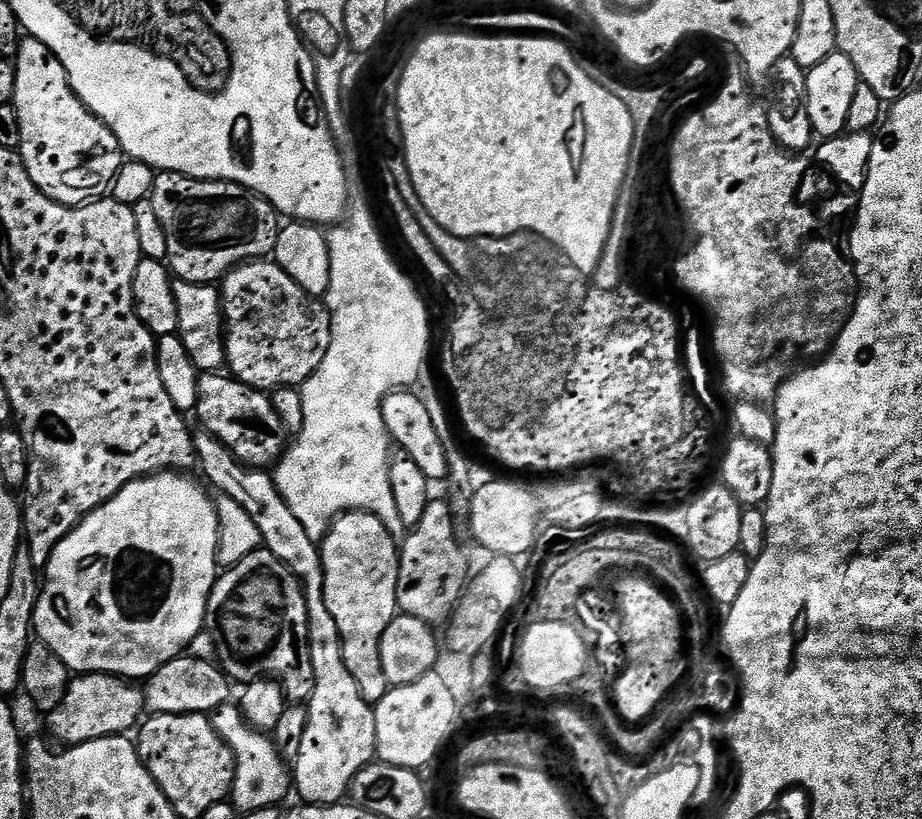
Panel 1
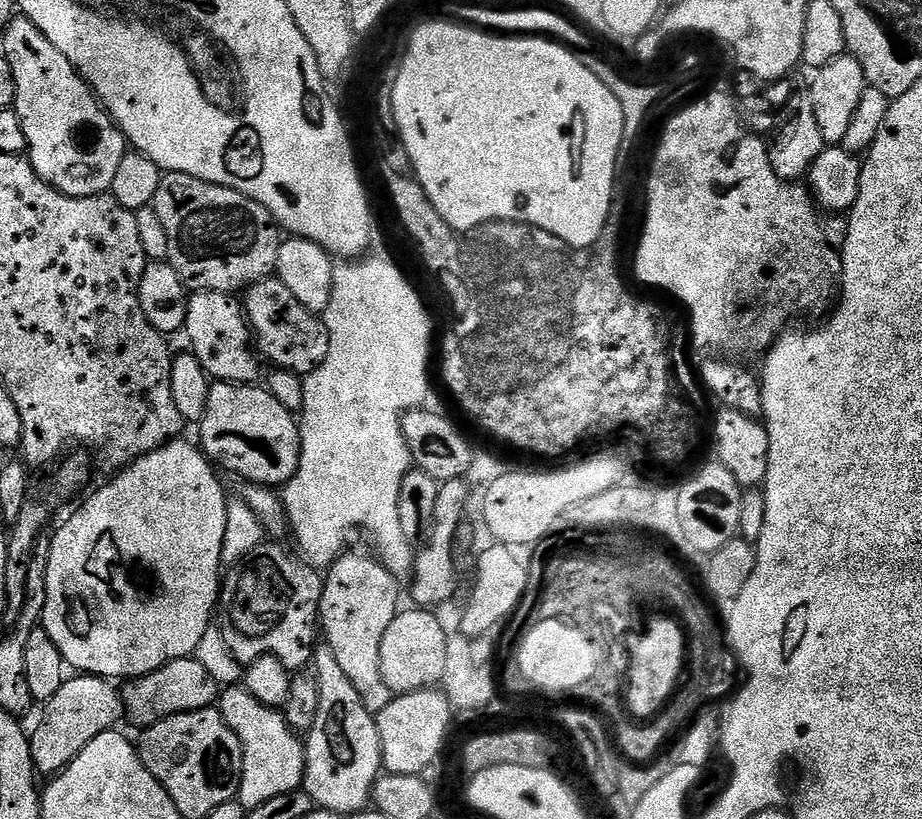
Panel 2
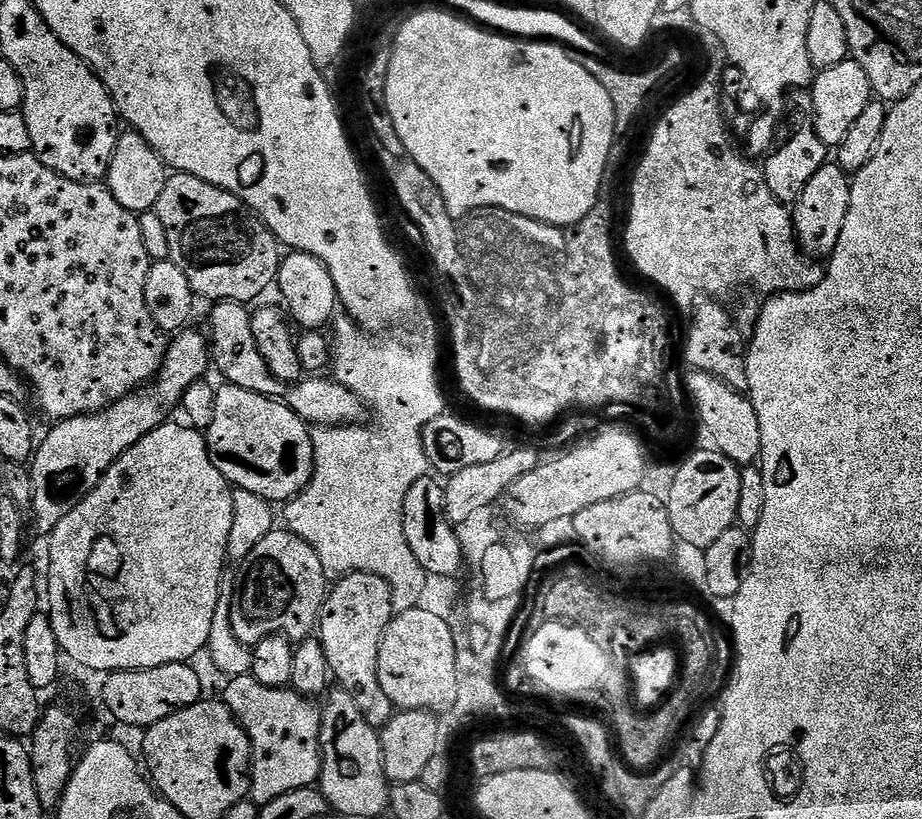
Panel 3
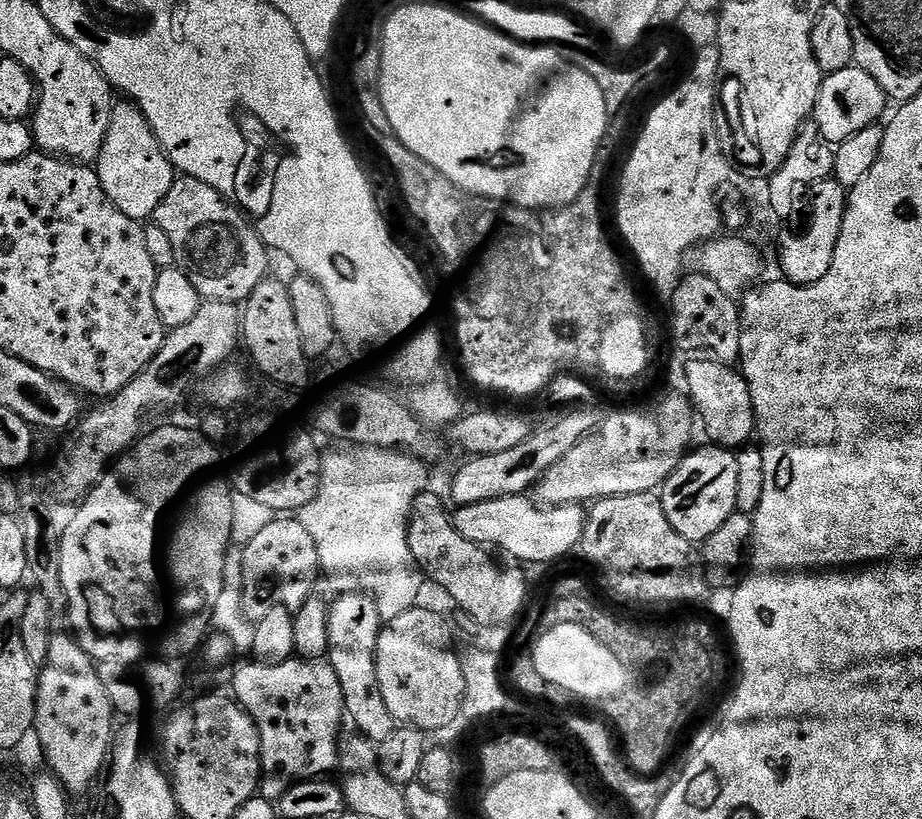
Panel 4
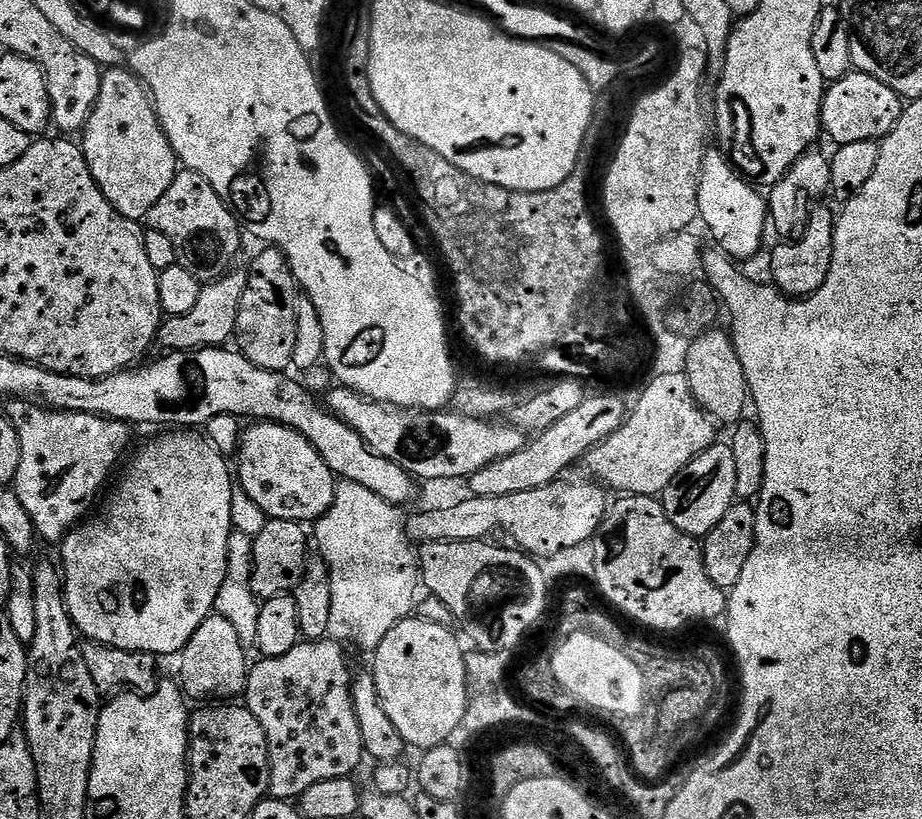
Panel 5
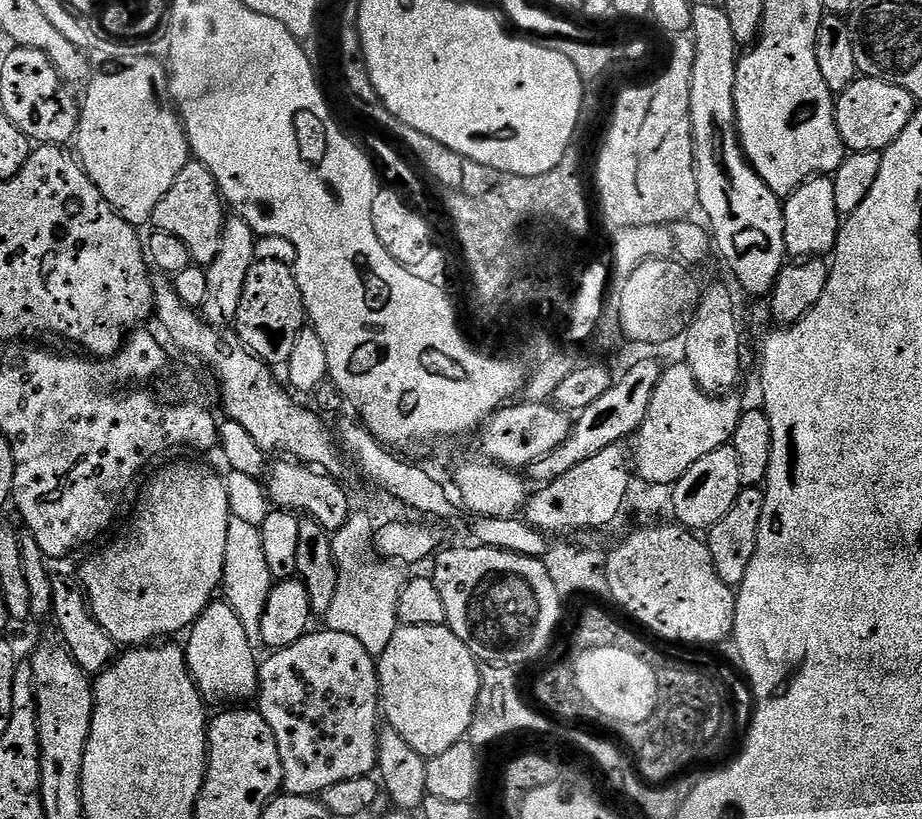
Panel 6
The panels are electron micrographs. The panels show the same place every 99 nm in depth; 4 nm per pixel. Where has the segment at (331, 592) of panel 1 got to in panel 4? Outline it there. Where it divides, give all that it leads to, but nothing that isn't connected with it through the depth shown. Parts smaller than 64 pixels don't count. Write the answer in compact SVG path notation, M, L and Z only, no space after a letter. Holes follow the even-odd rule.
M345 592L337 595L328 609L330 618L330 646L326 662L338 674L338 686L342 686L344 711L349 721L356 723L355 731L379 746L394 734L398 721L386 707L382 698L382 686L378 686L376 651L382 621L378 606L365 592Z

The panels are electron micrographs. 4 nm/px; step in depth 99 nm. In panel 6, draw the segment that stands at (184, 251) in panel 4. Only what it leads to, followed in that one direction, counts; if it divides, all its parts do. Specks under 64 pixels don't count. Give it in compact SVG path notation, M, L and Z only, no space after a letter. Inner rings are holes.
M190 162L182 166L182 174L174 181L174 186L166 190L166 198L154 206L151 223L159 231L174 234L174 238L182 238L186 242L186 250L190 250L193 265L206 266L218 258L218 246L222 242L222 230L226 219L226 205L216 185L214 174L205 164Z

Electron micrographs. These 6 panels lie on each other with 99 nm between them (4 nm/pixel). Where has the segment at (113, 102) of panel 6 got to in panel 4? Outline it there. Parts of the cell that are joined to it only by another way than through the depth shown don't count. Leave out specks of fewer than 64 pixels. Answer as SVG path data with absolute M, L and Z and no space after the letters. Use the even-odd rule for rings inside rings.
M131 102L123 103L113 103L102 150L96 155L94 167L110 202L114 202L122 214L144 222L155 217L158 202L166 198L166 190L170 190L174 179L174 169L140 107Z

